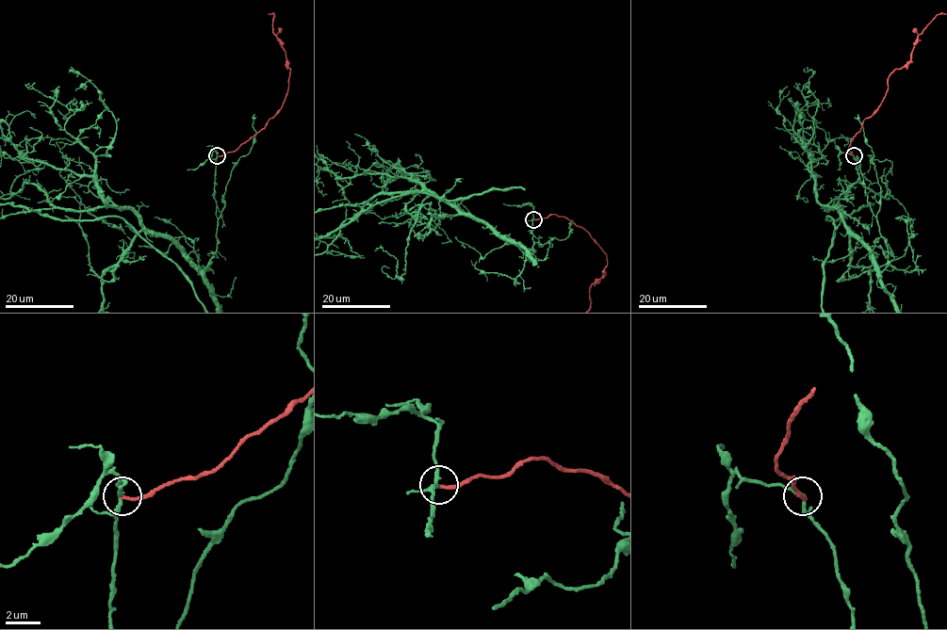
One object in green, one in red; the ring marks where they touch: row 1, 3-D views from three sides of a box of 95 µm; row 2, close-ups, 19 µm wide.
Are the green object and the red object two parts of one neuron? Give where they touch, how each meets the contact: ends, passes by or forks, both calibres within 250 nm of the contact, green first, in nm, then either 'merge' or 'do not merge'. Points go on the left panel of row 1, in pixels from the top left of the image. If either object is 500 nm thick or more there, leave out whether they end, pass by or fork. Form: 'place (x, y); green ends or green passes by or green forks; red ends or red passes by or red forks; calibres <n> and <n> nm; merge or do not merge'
place (217, 155); green passes by; red ends; calibres 200 and 200 nm; do not merge

